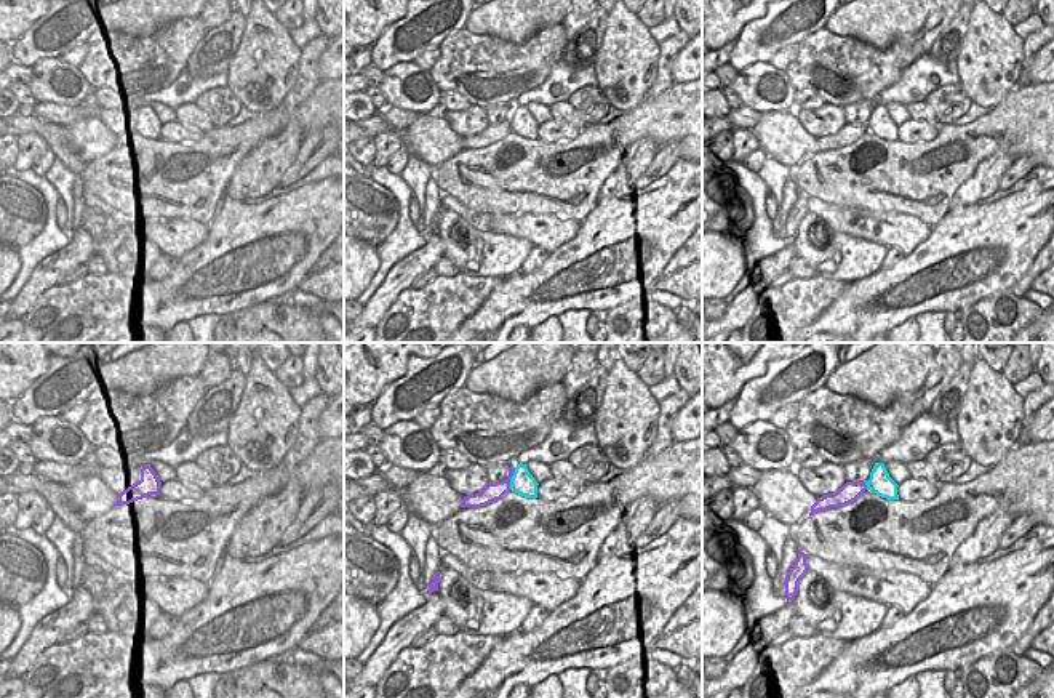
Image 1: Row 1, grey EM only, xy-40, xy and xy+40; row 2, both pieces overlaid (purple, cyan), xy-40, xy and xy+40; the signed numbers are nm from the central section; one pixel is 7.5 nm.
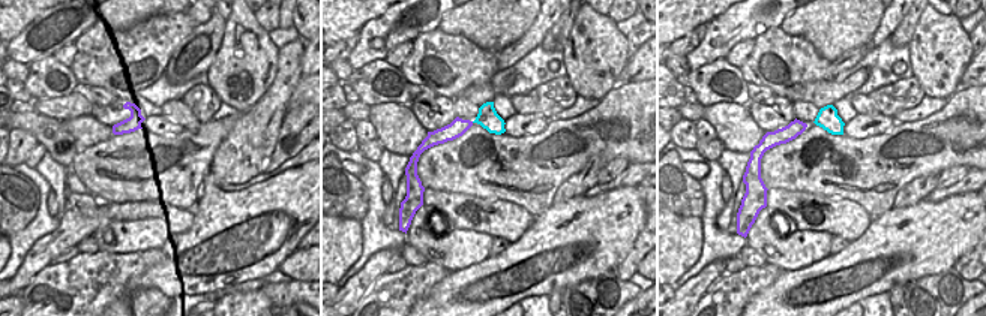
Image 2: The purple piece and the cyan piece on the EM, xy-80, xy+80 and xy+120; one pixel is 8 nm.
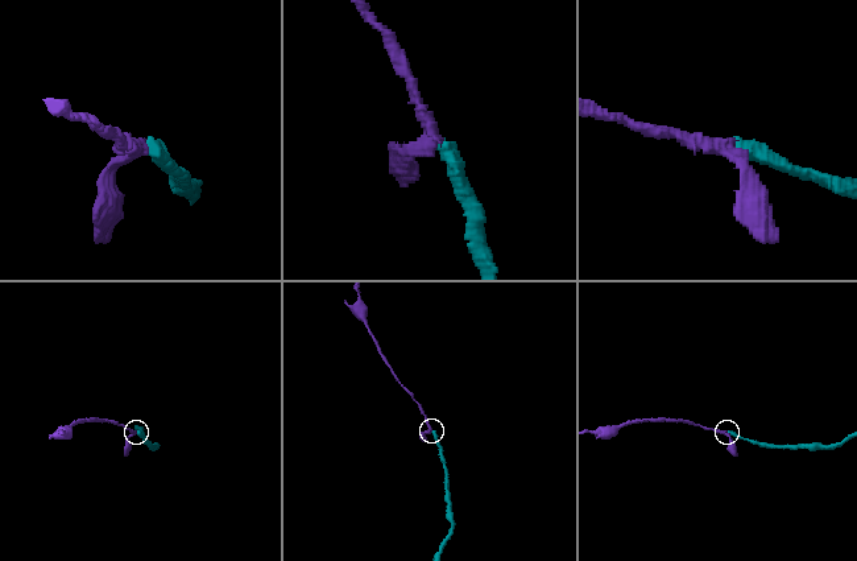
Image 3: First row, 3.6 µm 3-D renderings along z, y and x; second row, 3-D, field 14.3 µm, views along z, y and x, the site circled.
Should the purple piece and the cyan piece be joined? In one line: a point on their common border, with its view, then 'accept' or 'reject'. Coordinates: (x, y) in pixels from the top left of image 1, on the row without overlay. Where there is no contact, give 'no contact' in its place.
contact xy (511, 119); accept

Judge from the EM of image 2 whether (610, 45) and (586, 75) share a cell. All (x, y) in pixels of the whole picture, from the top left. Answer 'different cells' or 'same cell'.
same cell

